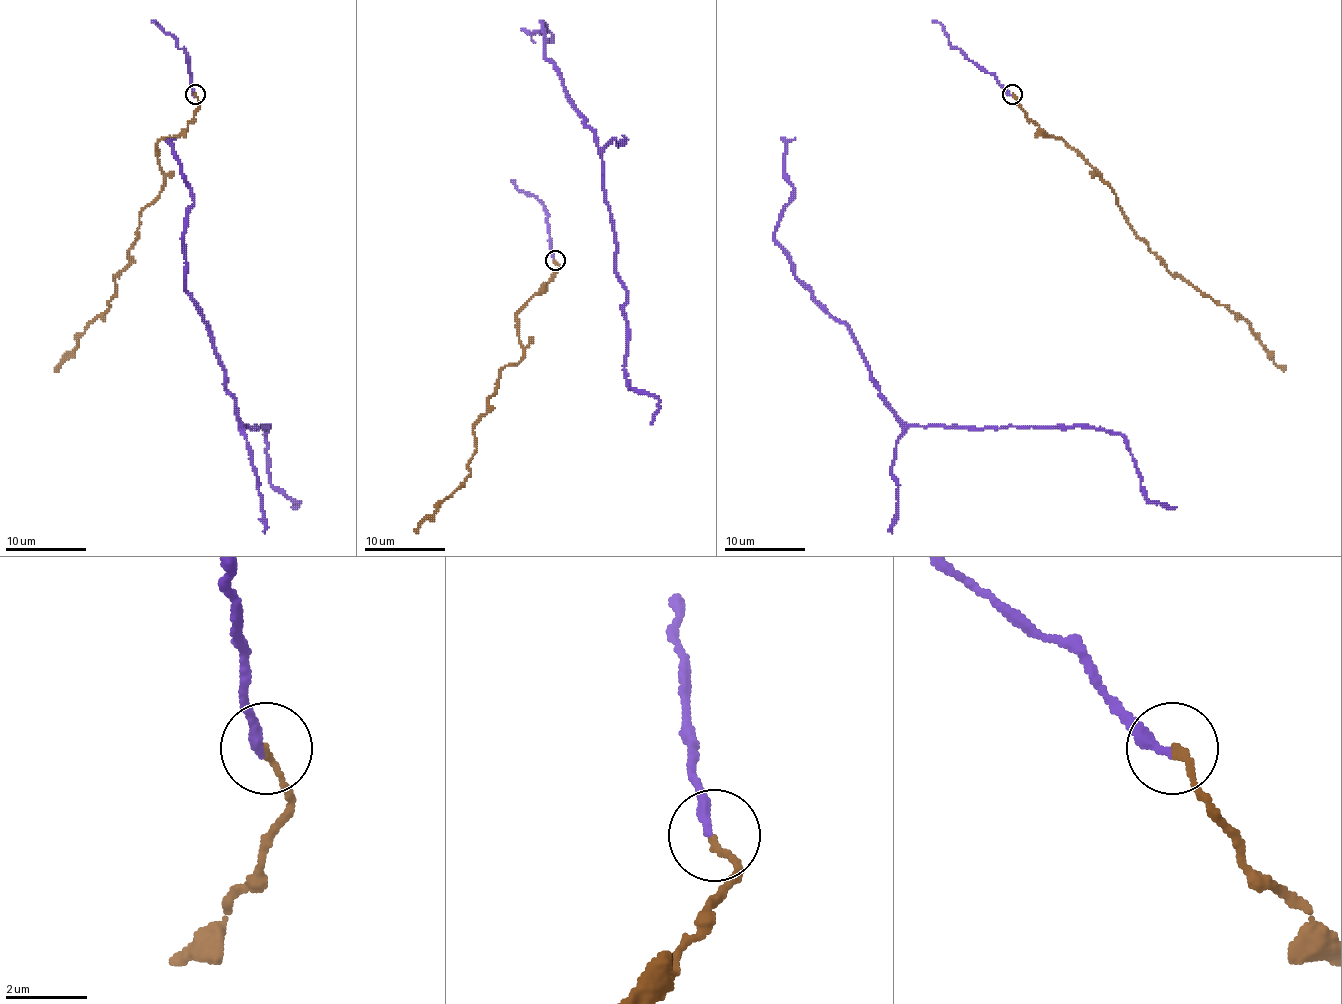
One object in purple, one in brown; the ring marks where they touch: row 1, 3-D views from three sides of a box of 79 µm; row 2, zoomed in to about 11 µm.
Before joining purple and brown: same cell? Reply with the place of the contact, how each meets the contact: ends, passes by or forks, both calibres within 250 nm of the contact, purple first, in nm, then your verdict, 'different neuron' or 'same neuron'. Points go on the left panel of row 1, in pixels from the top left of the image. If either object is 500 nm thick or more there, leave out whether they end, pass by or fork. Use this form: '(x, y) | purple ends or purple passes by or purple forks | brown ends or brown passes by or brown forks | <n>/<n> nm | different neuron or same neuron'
(195, 94) | purple ends | brown ends | 240/170 nm | same neuron

